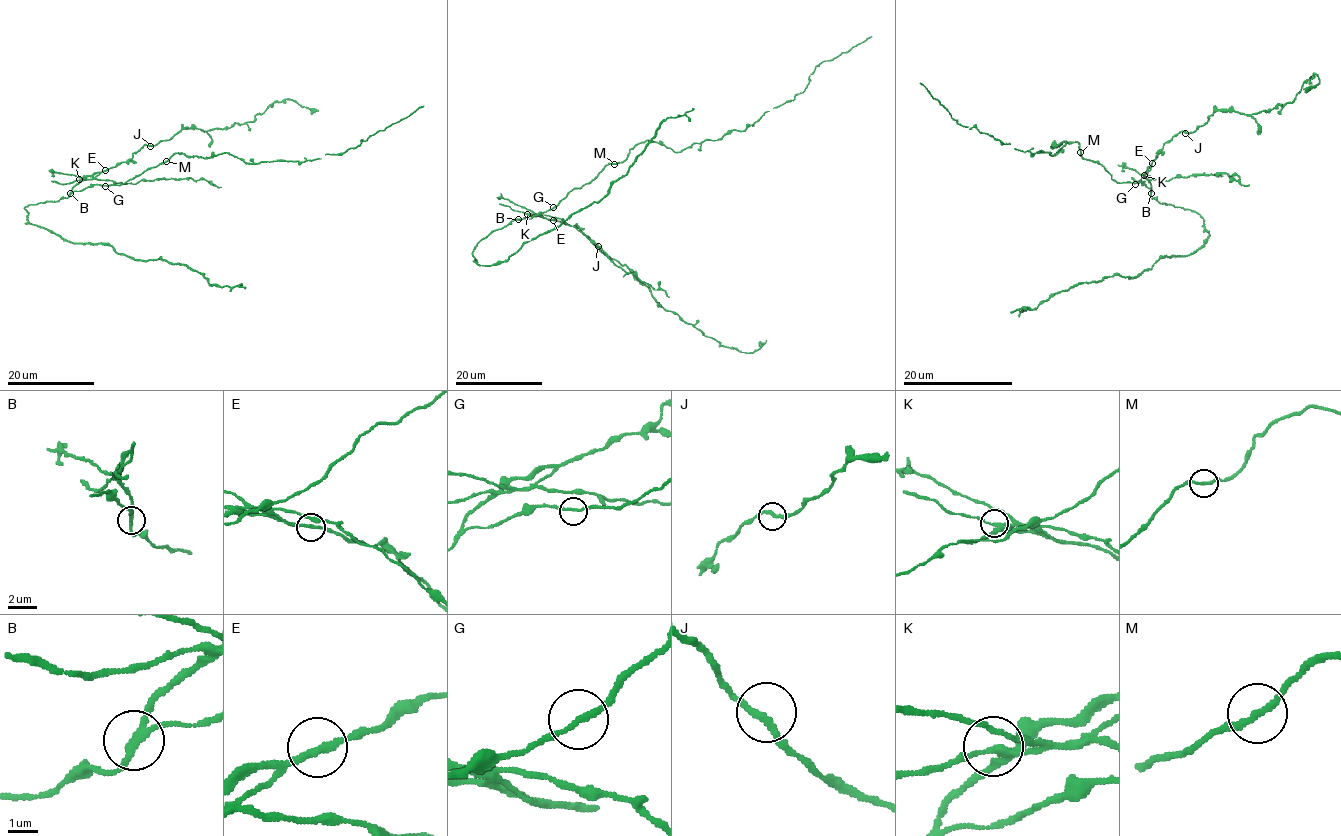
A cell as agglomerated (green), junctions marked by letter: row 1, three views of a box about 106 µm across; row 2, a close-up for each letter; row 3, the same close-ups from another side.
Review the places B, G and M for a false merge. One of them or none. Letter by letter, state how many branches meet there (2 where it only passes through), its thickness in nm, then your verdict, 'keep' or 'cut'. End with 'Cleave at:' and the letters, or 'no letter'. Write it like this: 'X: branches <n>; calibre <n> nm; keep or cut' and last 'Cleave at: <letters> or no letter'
B: branches 3; calibre 190 nm; cut
G: branches 2; calibre 180 nm; keep
M: branches 2; calibre 200 nm; keep
Cleave at: B

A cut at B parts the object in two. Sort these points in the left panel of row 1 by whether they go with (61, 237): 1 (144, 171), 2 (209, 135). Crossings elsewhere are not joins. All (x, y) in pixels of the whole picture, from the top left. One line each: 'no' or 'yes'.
1: yes
2: no

